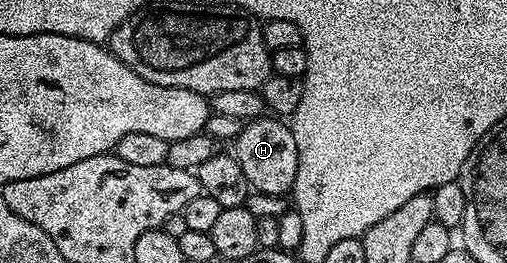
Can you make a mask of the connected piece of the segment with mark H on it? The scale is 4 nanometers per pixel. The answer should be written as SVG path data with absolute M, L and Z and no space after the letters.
M264 116L246 123L242 132L235 137L233 153L237 164L241 164L241 172L245 172L245 180L252 191L284 196L292 193L299 157L297 140L293 140L293 132L286 121L275 116Z

